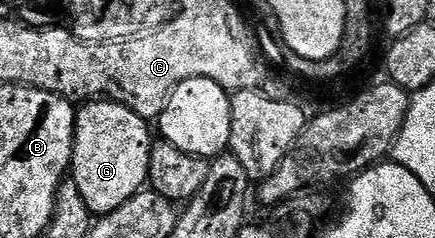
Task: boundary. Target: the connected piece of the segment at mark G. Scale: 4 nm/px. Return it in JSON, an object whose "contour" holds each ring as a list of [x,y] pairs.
{"contour":[[[98,99],[82,104],[76,110],[76,115],[77,128],[73,131],[71,179],[79,187],[83,203],[87,203],[90,213],[108,215],[123,207],[123,203],[127,203],[135,194],[146,188],[153,167],[155,137],[149,134],[150,122],[146,118],[135,115],[135,111],[117,101]]]}

